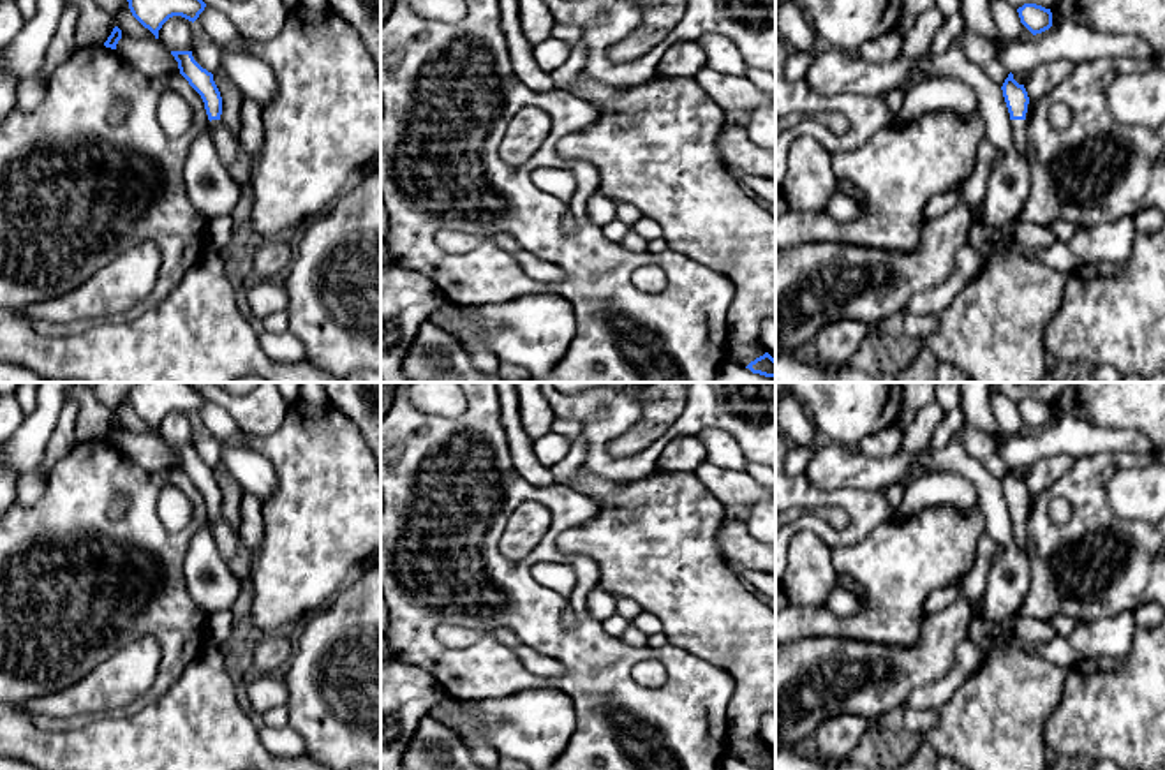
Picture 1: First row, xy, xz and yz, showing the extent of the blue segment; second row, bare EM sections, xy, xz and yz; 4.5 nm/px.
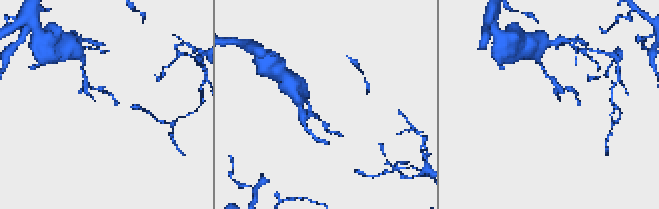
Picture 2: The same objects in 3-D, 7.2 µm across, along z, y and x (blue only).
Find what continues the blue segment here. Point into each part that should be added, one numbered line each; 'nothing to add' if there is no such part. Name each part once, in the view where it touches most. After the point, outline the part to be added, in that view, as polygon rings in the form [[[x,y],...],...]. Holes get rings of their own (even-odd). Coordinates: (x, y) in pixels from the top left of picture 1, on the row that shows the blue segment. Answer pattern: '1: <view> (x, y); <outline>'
1: yz (1017, 125); [[[1012,120],[1012,136],[1017,152],[1026,157],[1026,120]]]

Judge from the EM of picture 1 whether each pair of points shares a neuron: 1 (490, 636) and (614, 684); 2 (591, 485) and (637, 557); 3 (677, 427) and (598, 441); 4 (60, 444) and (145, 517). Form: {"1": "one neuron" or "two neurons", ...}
{"1": "one neuron", "2": "one neuron", "3": "one neuron", "4": "two neurons"}

